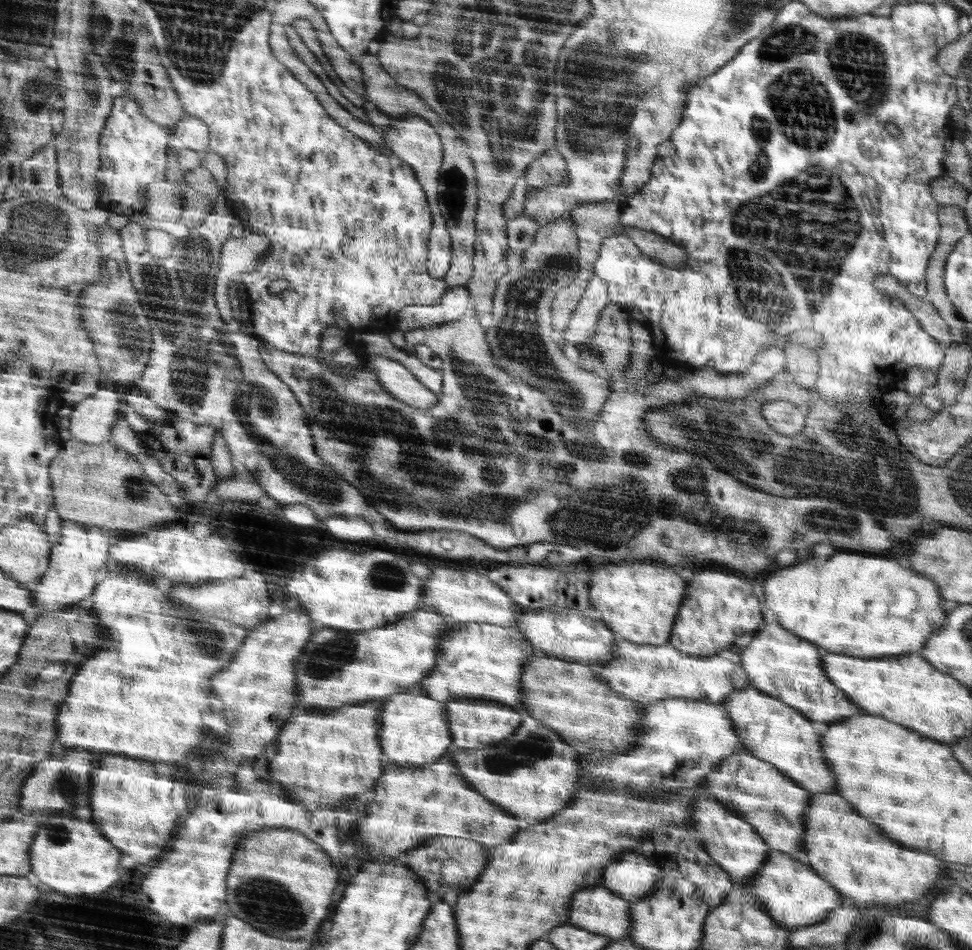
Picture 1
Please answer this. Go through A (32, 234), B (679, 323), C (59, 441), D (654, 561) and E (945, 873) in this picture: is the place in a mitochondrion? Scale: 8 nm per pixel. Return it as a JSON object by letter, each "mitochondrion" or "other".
{"A":"mitochondrion","B":"other","C":"other","D":"other","E":"other"}

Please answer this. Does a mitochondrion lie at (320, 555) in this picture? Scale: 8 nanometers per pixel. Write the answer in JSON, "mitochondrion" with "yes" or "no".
{"mitochondrion":"no"}

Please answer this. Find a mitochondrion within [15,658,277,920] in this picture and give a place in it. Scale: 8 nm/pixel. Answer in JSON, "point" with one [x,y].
{"point":[58,835]}

